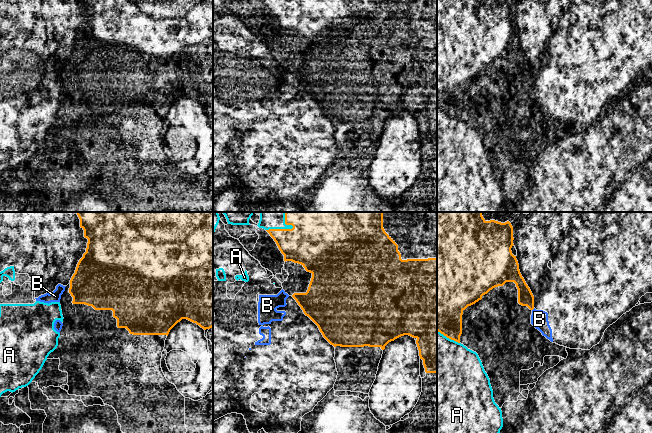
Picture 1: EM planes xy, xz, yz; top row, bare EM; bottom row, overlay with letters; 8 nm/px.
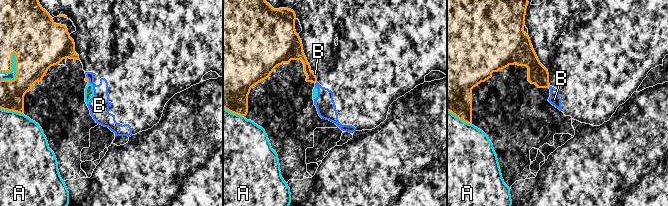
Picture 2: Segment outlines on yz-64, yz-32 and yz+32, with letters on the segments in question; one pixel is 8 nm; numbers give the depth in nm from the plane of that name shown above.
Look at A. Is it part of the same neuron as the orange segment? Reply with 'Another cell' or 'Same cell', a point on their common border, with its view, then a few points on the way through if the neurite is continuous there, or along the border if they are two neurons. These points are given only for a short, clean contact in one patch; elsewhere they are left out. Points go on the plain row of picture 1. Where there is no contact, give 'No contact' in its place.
Another cell. Touches orange at xz (279, 5)

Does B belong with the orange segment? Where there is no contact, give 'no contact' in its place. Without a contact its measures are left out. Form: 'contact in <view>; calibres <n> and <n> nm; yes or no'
no contact; yes

